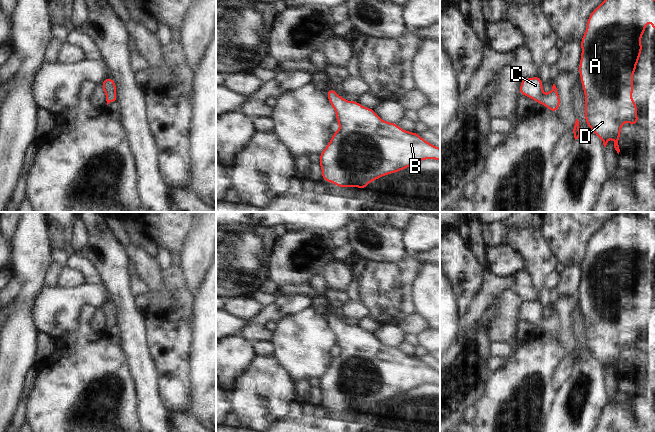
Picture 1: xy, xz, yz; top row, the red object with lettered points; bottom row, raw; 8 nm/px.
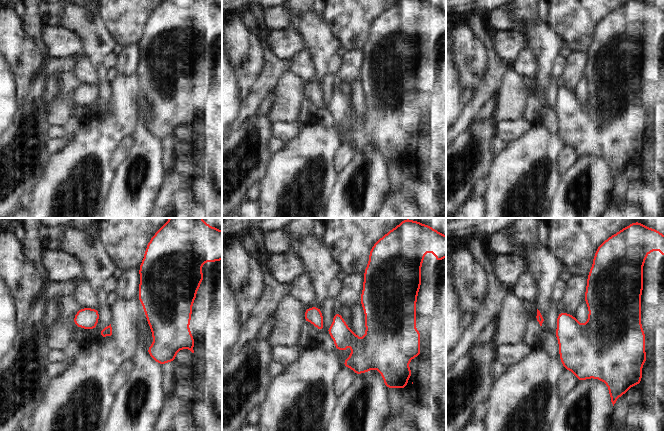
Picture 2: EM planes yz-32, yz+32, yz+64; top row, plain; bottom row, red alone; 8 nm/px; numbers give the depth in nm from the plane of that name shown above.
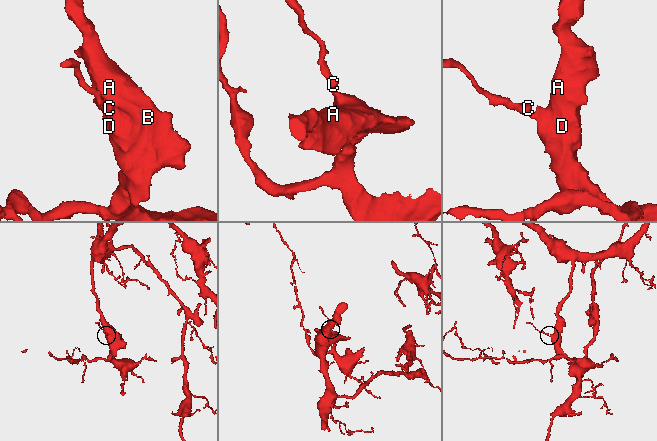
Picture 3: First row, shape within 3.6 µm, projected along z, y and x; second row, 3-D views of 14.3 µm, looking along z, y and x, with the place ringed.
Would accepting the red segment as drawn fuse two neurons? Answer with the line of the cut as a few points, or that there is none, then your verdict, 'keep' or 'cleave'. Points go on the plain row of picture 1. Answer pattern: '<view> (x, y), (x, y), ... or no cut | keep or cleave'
no cut | keep

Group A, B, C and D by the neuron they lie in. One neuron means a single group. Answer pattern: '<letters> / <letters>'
A B C D

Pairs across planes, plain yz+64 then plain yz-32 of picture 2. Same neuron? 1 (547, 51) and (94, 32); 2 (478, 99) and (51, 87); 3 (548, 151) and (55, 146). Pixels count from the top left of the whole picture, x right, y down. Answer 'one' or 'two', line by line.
1: one
2: two
3: two

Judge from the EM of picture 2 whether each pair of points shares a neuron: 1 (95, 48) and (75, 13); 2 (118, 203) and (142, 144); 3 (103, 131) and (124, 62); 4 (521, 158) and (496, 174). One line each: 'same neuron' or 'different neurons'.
1: same neuron
2: same neuron
3: different neurons
4: same neuron

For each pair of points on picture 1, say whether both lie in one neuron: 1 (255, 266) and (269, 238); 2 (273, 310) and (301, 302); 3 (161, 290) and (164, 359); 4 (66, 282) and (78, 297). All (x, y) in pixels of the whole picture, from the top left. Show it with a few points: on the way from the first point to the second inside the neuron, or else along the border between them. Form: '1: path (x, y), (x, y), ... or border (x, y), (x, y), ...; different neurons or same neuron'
1: path (255, 259), (255, 252), (262, 245); same neuron
2: path (280, 308), (286, 304), (294, 304); same neuron
3: border (161, 272), (164, 282), (174, 293), (172, 299); different neurons
4: border (84, 282), (76, 287), (57, 287); different neurons

